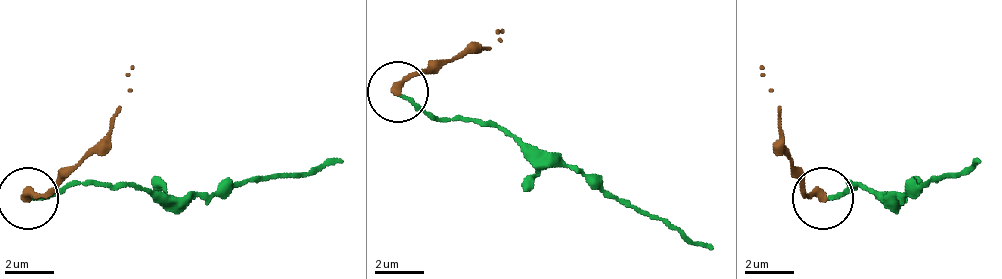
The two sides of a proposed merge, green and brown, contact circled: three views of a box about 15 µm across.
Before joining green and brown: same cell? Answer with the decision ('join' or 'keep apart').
keep apart

